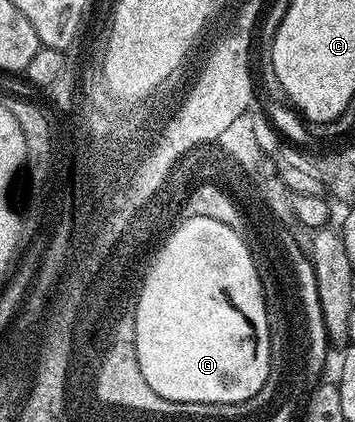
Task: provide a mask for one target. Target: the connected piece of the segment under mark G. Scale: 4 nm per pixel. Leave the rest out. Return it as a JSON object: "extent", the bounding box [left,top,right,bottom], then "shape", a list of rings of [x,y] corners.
{"extent":[137,217,270,404],"shape":[[[210,217],[184,218],[176,226],[172,226],[169,234],[162,240],[161,246],[154,254],[154,264],[149,276],[144,279],[145,289],[140,293],[143,301],[139,310],[139,339],[137,344],[137,362],[141,367],[141,374],[149,381],[150,388],[155,393],[161,393],[161,397],[175,402],[213,402],[218,404],[239,403],[249,401],[264,385],[270,371],[270,325],[267,316],[266,297],[263,287],[255,283],[255,271],[251,268],[250,249],[247,243],[237,233],[223,224],[221,221]]]}

